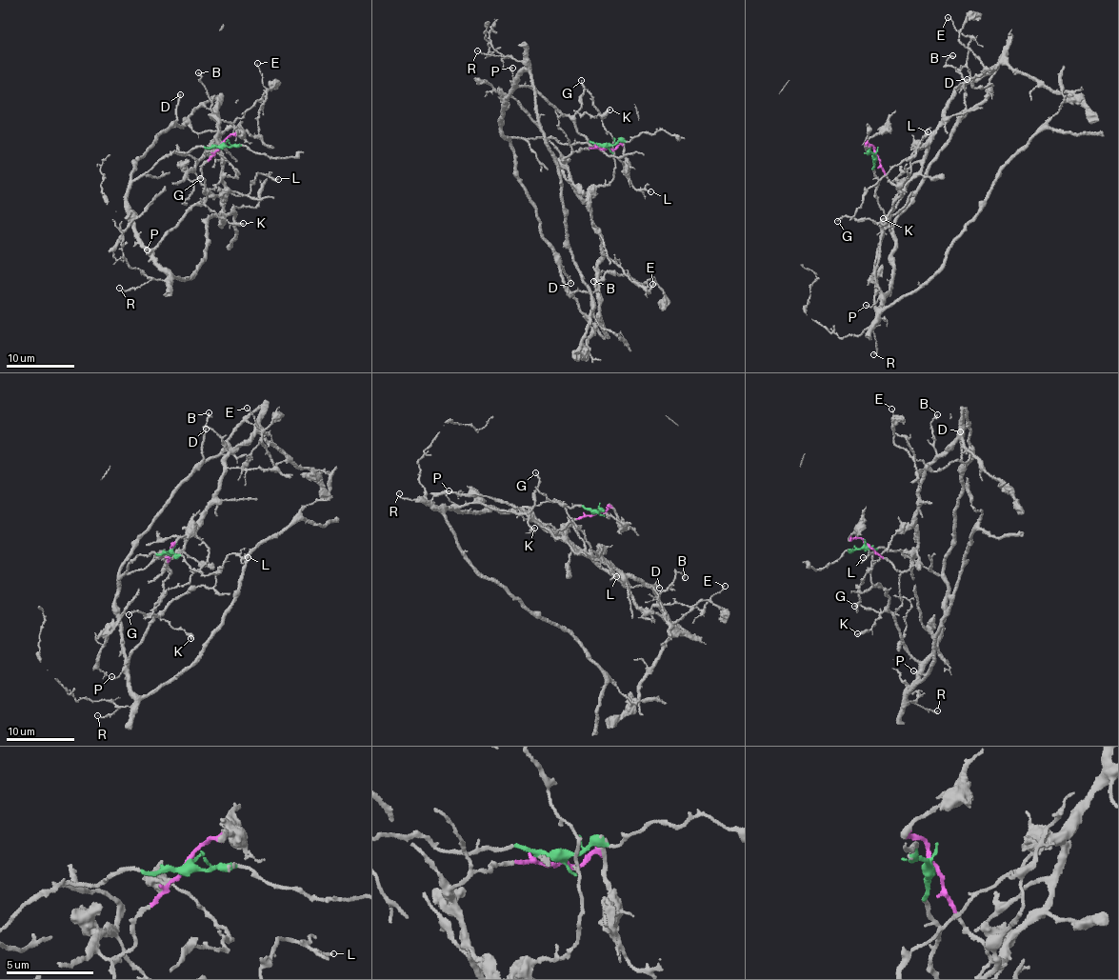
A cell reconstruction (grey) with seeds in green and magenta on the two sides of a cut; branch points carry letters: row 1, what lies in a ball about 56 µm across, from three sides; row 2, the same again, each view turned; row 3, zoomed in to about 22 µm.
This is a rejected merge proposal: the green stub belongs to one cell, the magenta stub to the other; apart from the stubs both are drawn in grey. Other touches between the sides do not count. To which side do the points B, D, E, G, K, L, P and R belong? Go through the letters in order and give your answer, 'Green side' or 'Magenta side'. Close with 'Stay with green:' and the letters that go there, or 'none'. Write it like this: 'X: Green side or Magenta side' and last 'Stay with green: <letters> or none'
B: Magenta side
D: Green side
E: Magenta side
G: Green side
K: Green side
L: Green side
P: Green side
R: Green side
Stay with green: D, G, K, L, P, R

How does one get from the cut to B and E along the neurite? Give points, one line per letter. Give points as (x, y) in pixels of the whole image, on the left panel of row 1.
B: (221, 145), (200, 176), (188, 178), (196, 159), (217, 139), (219, 124), (198, 71)
E: (221, 145), (200, 176), (188, 178), (217, 139), (219, 124), (258, 133), (266, 95), (256, 64)

